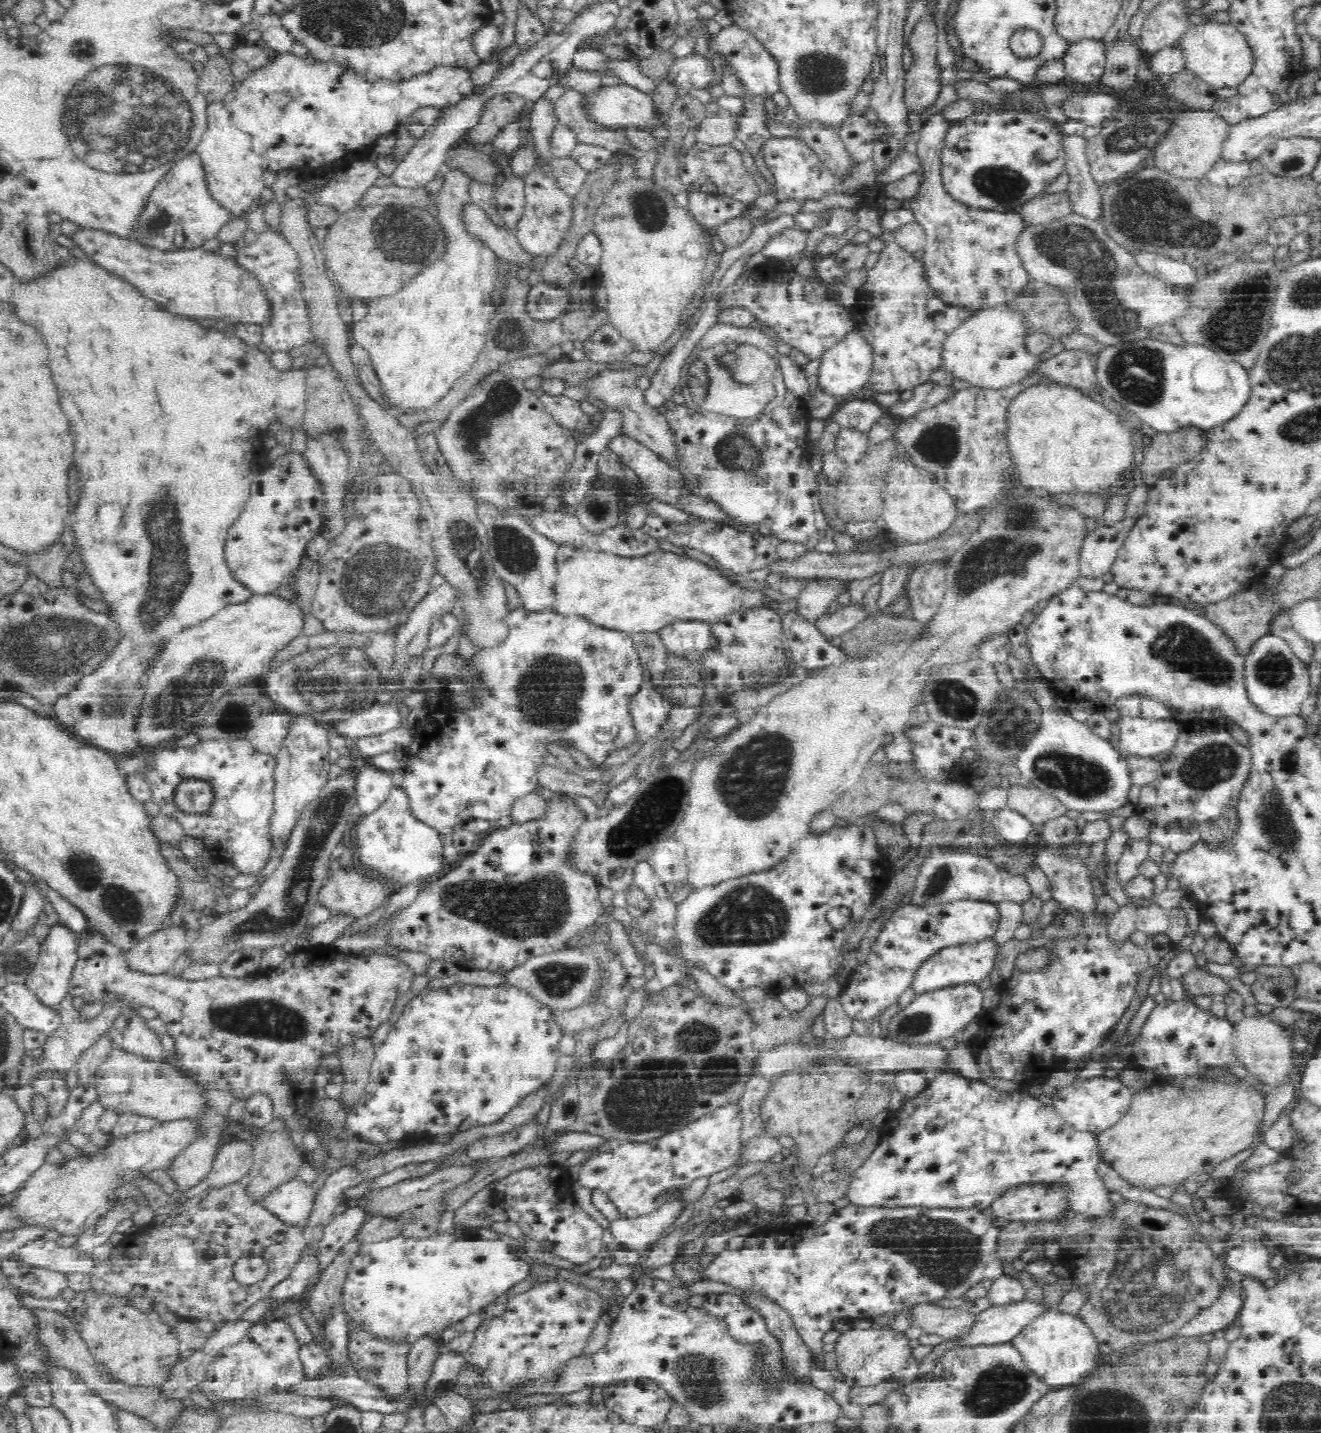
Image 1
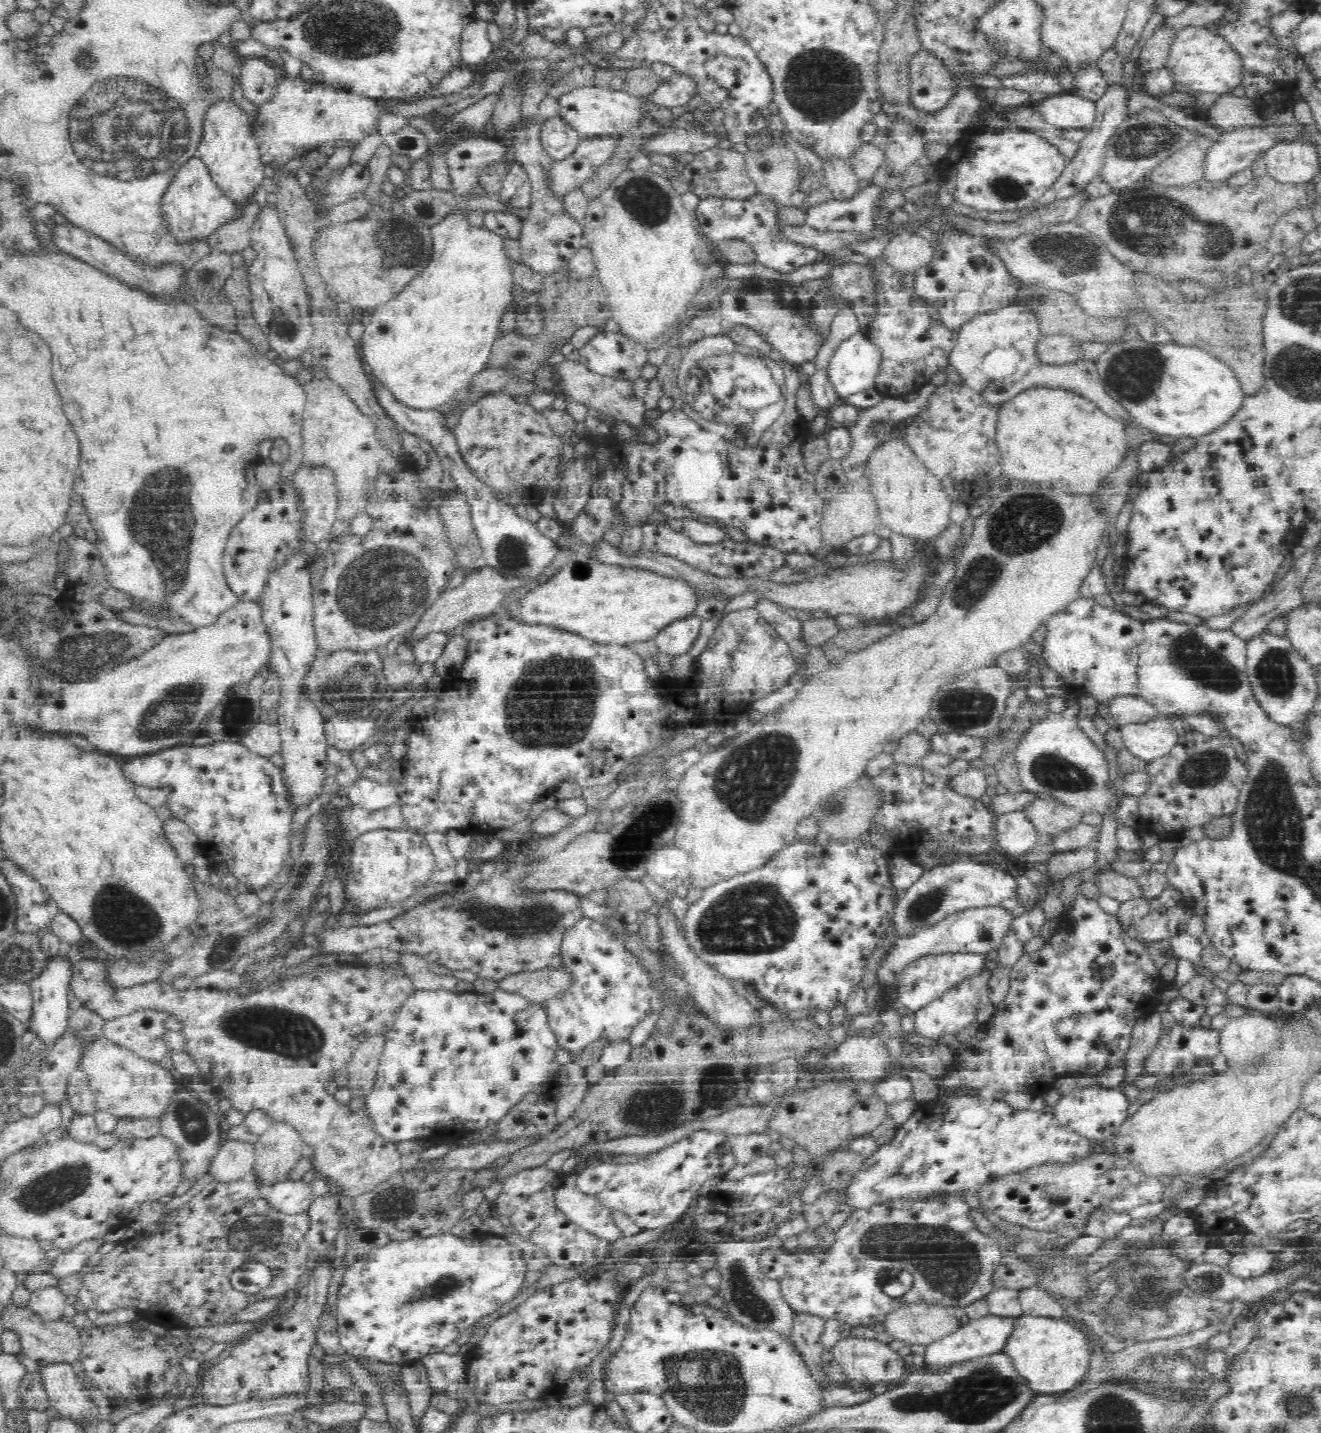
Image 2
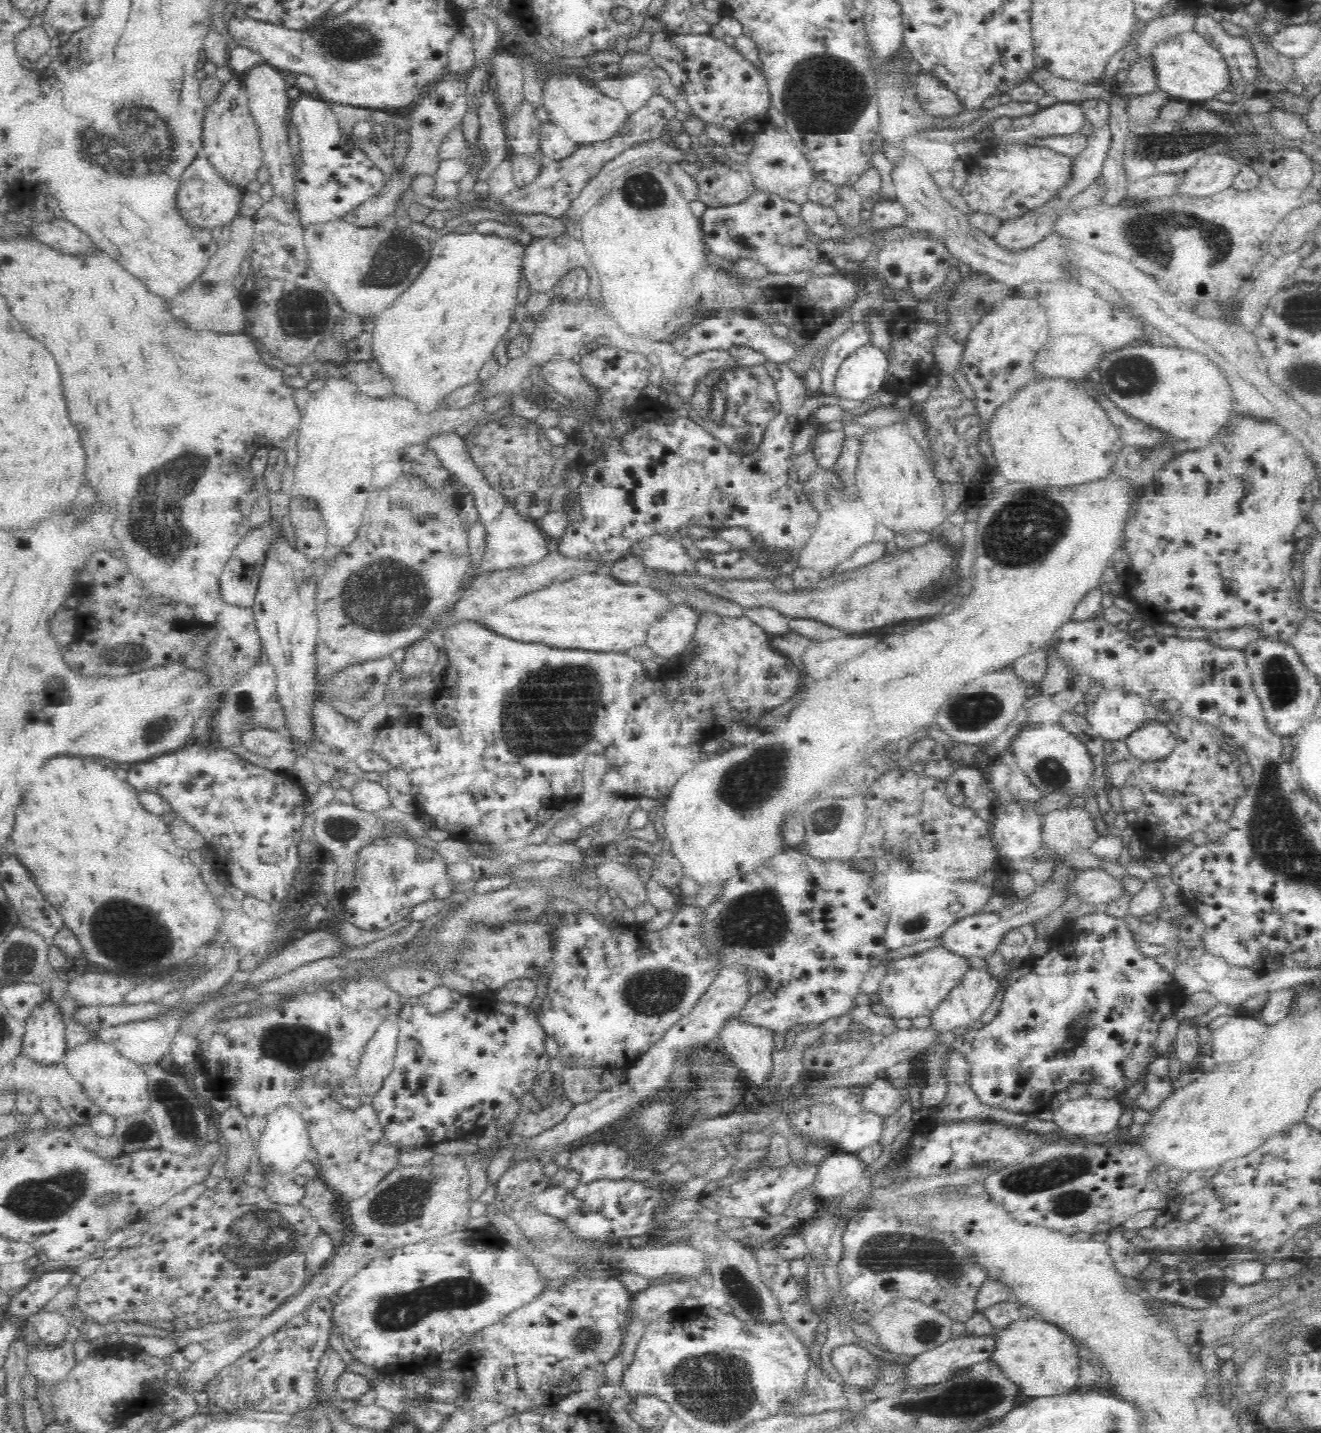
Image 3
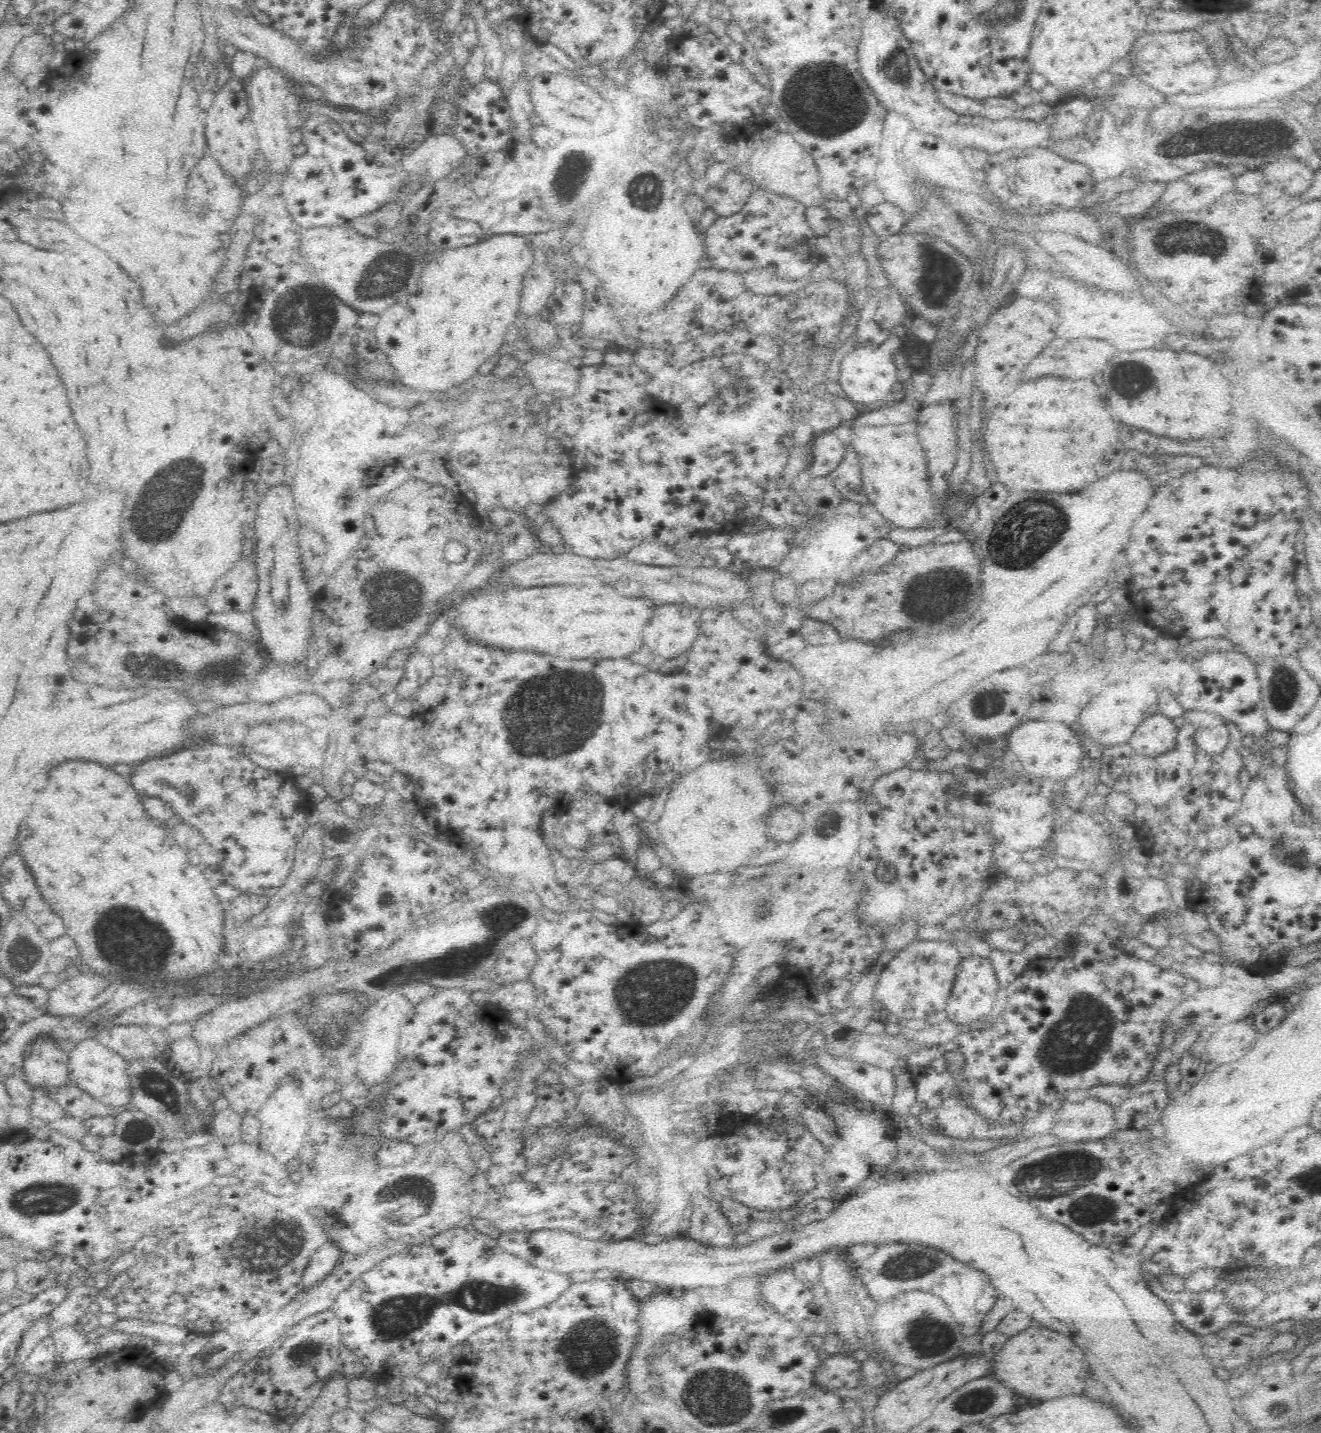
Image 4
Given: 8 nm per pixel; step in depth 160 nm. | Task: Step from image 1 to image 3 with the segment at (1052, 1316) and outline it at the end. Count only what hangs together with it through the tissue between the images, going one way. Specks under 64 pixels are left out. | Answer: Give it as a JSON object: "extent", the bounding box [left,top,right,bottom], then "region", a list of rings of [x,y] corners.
{"extent":[990,1318,1078,1401],"region":[[[1030,1318],[998,1330],[994,1340],[995,1350],[991,1352],[990,1362],[997,1365],[1006,1380],[1018,1386],[1023,1401],[1054,1398],[1078,1386],[1078,1348],[1054,1325]]]}

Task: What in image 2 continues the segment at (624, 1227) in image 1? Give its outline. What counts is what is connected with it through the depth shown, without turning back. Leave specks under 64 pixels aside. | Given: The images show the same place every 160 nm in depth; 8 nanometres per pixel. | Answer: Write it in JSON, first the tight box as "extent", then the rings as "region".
{"extent":[554,1172,621,1242],"region":[[[576,1172],[565,1175],[564,1181],[557,1187],[554,1192],[554,1207],[566,1216],[570,1222],[576,1224],[582,1230],[593,1234],[601,1239],[606,1239],[608,1242],[614,1242],[621,1237],[621,1230],[615,1224],[613,1214],[604,1208],[600,1201],[594,1196],[584,1195],[578,1191]]]}

